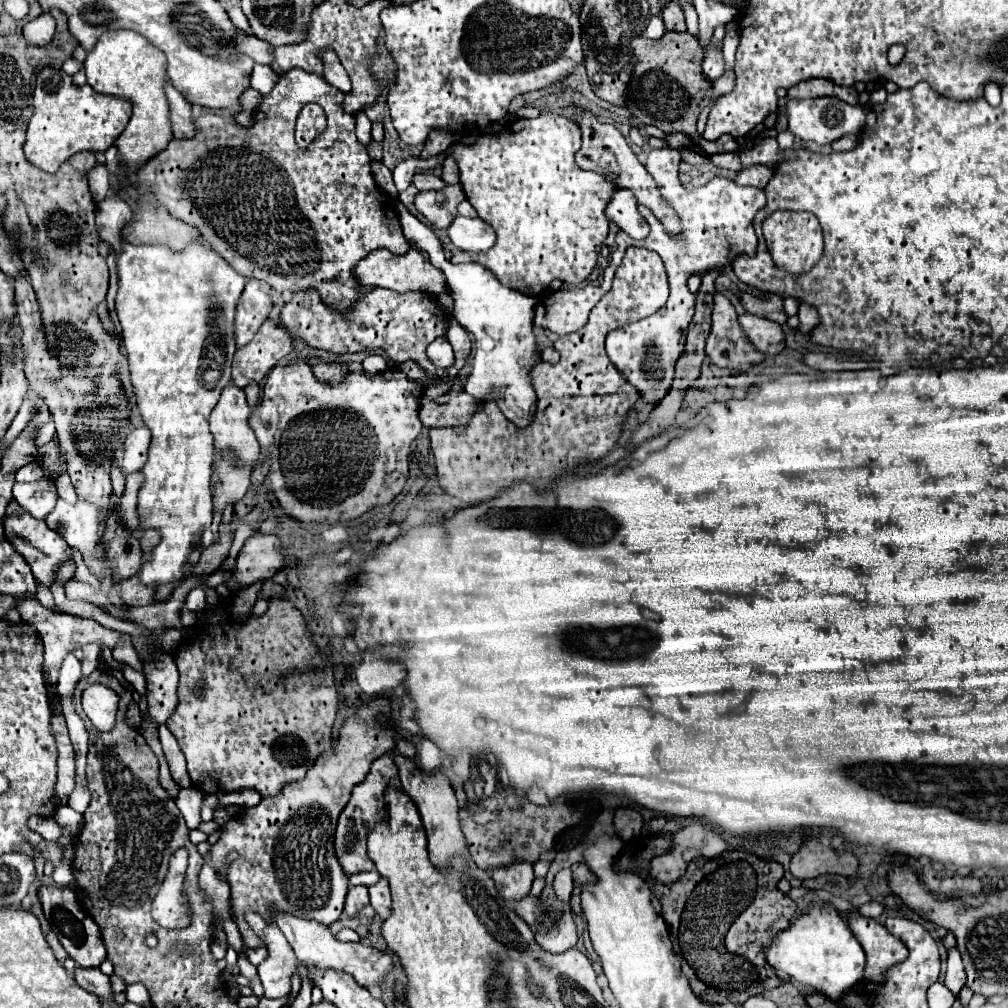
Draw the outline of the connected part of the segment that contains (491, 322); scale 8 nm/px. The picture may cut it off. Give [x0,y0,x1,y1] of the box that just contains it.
[398,204,542,412]

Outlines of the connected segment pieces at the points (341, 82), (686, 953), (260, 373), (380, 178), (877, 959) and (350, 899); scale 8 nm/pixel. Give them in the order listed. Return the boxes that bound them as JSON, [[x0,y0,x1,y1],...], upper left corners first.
[[318,48,352,94],[650,848,796,1004],[232,320,296,388],[372,162,398,196],[848,912,908,982],[346,886,368,916]]

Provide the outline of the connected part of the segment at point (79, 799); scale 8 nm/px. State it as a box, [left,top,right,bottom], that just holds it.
[68,784,91,814]

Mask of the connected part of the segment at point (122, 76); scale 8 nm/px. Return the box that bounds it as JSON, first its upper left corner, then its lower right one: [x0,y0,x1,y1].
[84,30,172,176]

